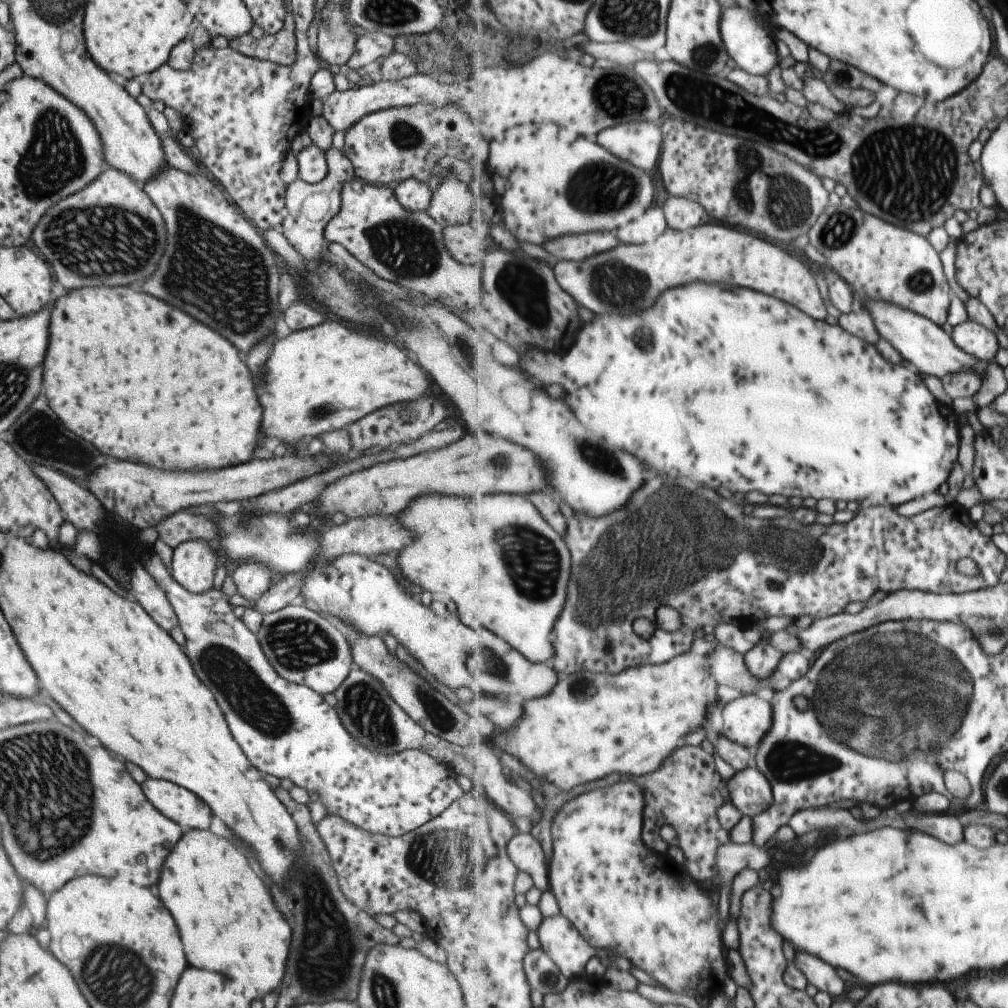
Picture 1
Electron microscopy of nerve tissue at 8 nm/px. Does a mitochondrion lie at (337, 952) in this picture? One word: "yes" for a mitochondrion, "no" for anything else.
yes

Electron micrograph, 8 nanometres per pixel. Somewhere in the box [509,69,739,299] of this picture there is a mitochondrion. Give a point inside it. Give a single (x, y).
(598, 188)

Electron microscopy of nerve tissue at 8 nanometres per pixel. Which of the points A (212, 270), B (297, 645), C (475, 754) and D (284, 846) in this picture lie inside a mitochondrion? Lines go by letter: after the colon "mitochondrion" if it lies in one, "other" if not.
A: mitochondrion
B: mitochondrion
C: other
D: mitochondrion

